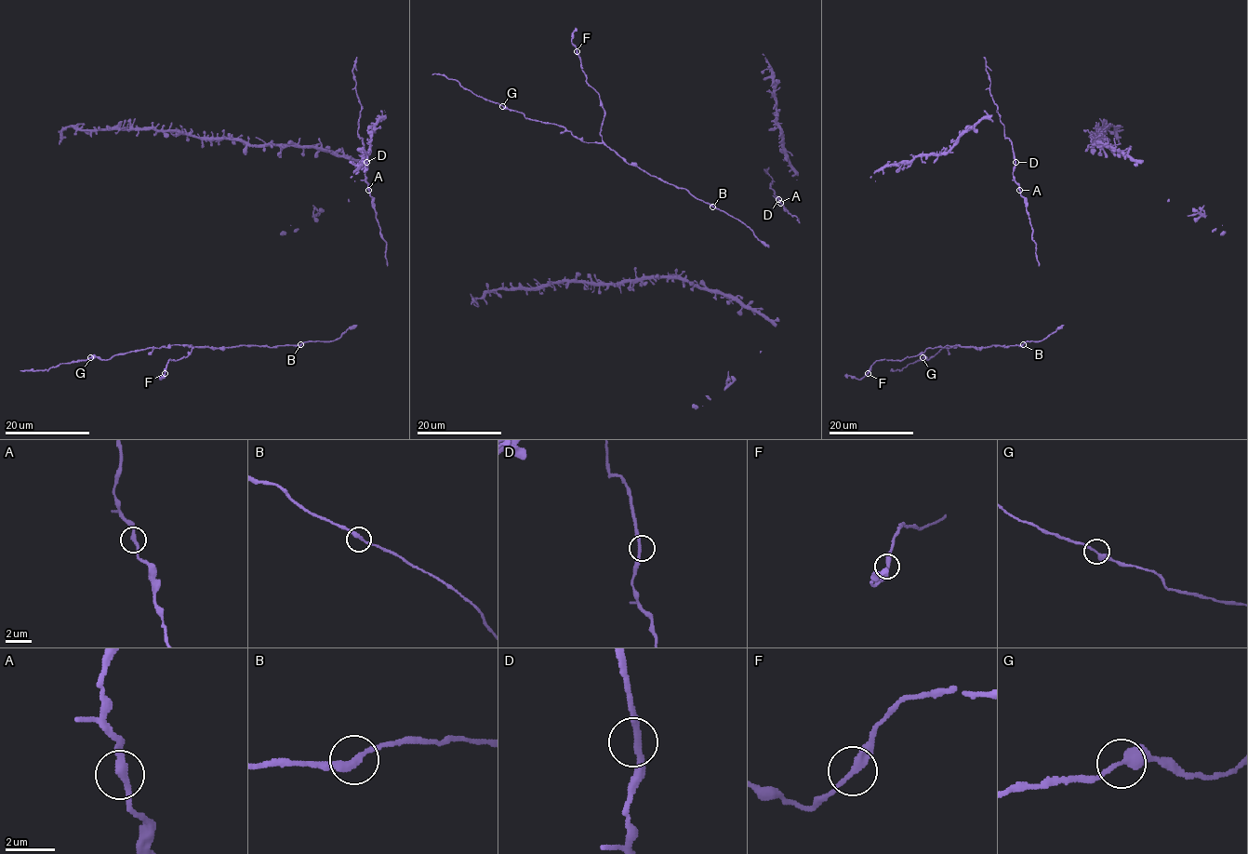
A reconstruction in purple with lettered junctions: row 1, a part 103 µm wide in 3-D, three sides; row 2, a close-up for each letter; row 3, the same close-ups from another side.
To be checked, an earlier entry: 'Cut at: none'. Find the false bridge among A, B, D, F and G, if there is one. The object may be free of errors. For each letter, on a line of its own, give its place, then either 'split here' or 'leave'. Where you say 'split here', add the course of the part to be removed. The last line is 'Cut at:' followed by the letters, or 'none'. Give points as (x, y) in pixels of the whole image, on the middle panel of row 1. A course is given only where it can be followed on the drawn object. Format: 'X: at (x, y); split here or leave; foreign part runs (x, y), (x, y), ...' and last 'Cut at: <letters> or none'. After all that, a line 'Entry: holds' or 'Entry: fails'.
A: at (780, 203); leave
B: at (712, 206); leave
D: at (778, 199); leave
F: at (577, 51); leave
G: at (502, 106); leave
Cut at: none
Entry: holds

